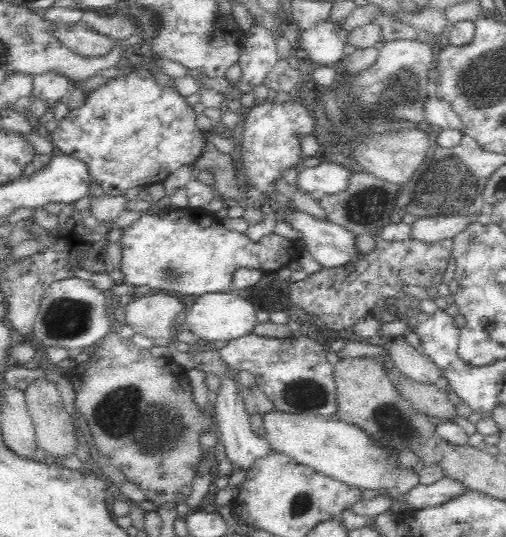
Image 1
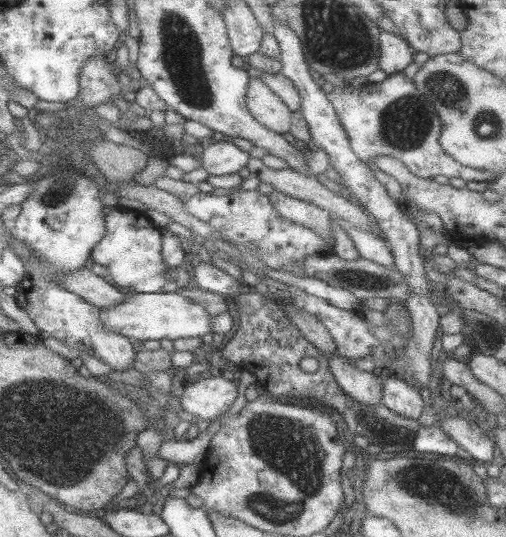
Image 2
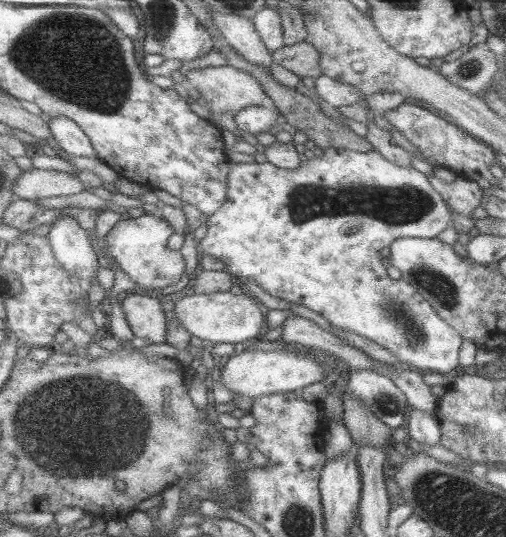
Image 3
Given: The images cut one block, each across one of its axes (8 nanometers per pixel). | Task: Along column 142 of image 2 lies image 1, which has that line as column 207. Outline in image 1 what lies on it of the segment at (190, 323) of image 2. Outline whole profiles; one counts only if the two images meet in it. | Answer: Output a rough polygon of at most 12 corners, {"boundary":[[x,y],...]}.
{"boundary":[[234,290],[198,296],[188,330],[204,341],[252,334],[256,311]]}

